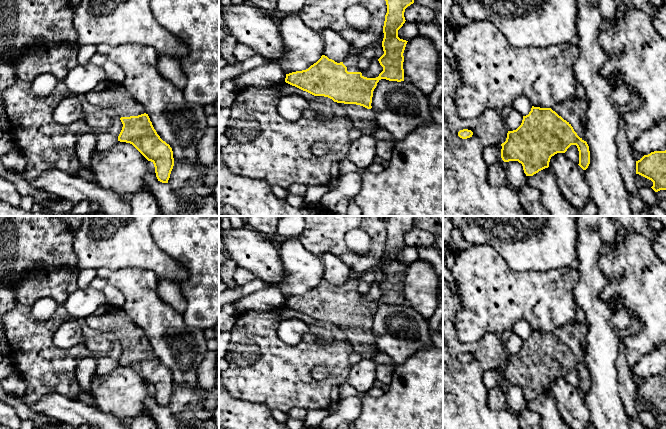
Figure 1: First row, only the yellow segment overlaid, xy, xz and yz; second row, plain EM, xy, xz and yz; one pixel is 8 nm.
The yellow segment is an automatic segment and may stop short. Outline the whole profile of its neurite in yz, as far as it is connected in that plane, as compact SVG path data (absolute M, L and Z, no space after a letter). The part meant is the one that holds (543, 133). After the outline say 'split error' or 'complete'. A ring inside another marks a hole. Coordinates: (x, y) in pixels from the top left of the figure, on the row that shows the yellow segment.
M574 99L566 100L554 108L540 108L532 106L528 115L523 116L521 125L513 131L508 131L507 138L504 143L501 144L501 158L504 162L518 161L522 164L524 173L526 176L533 176L539 171L548 168L549 162L552 156L557 153L565 153L571 145L576 145L579 151L579 166L586 170L590 164L590 151L586 141L582 138L585 136L585 130L582 126L582 118L586 115L587 100Z; split error

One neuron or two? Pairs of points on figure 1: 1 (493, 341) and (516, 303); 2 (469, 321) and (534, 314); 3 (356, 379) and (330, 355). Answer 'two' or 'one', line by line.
1: two
2: one
3: two

